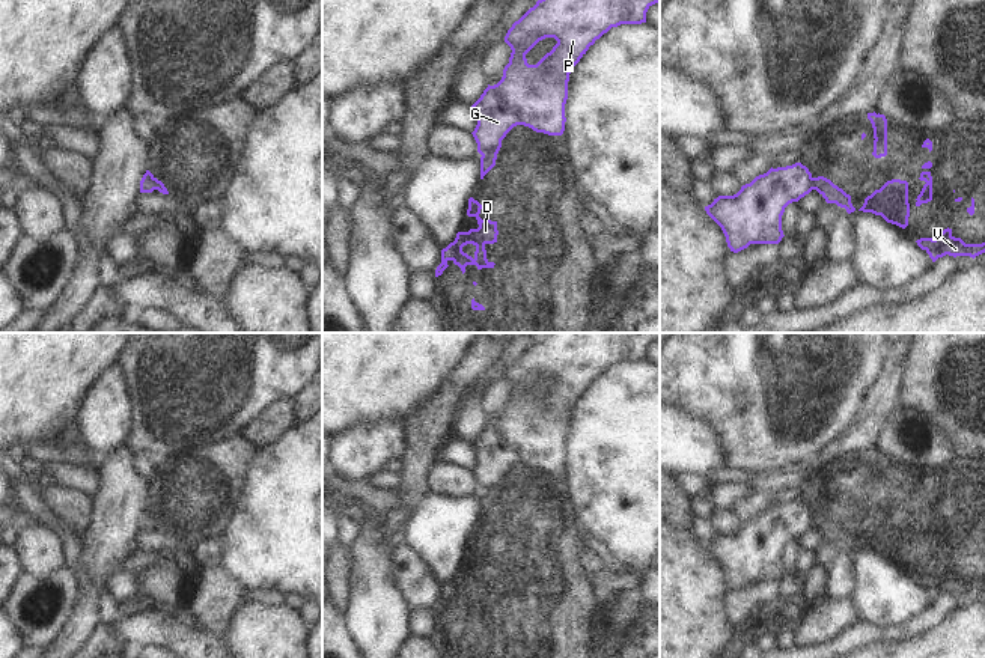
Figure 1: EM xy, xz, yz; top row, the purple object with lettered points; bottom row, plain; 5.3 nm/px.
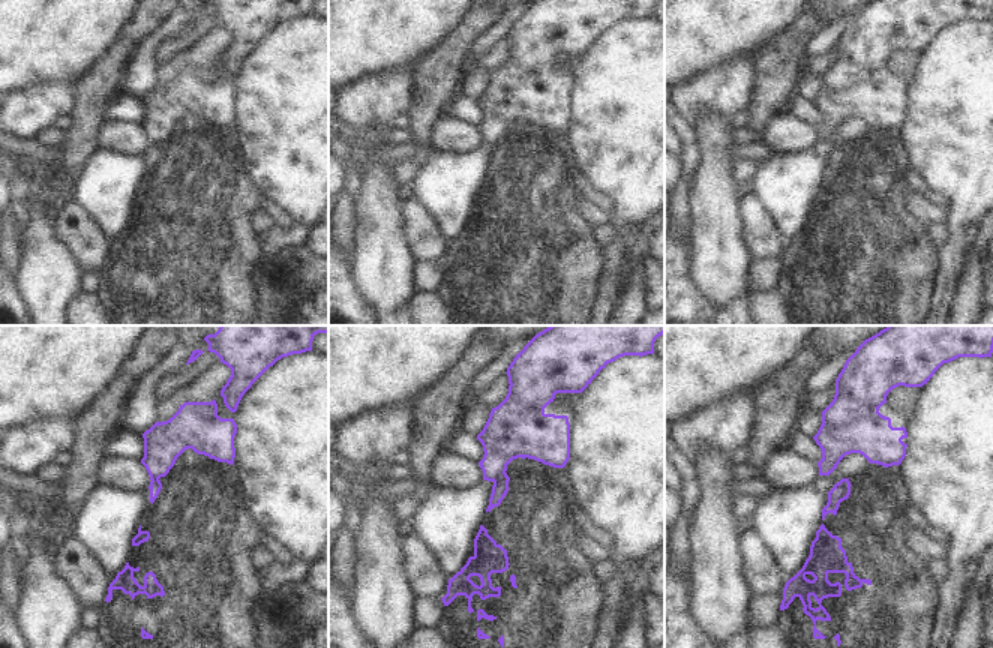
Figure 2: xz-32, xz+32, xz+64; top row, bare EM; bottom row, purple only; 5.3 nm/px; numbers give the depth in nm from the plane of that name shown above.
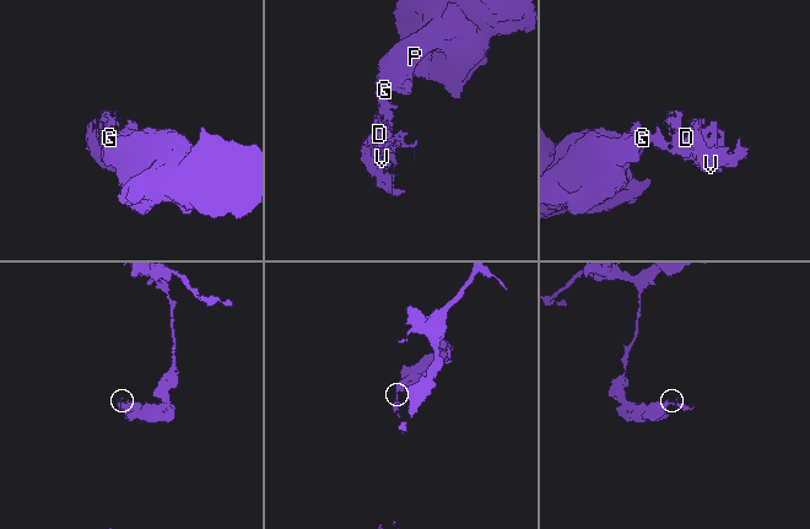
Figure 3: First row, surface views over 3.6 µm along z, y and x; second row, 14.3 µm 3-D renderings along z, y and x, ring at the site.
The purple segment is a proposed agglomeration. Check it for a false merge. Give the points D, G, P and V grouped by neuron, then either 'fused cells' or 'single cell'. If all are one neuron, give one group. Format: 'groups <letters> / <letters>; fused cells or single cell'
groups D V / G P; fused cells

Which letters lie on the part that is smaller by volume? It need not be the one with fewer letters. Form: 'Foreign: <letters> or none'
Foreign: D, V

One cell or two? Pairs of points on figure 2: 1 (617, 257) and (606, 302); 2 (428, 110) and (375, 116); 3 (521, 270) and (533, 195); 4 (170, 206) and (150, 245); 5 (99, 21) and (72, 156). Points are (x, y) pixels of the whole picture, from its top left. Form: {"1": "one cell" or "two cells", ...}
{"1": "one cell", "2": "two cells", "3": "one cell", "4": "one cell", "5": "two cells"}

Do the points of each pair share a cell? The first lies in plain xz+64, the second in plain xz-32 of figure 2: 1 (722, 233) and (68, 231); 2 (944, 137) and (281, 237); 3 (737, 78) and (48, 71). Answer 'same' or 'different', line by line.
1: different
2: different
3: different

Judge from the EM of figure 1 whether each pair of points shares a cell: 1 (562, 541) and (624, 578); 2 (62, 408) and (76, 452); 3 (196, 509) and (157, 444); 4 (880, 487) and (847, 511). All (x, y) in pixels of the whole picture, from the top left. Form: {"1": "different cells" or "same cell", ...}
{"1": "different cells", "2": "different cells", "3": "different cells", "4": "same cell"}

